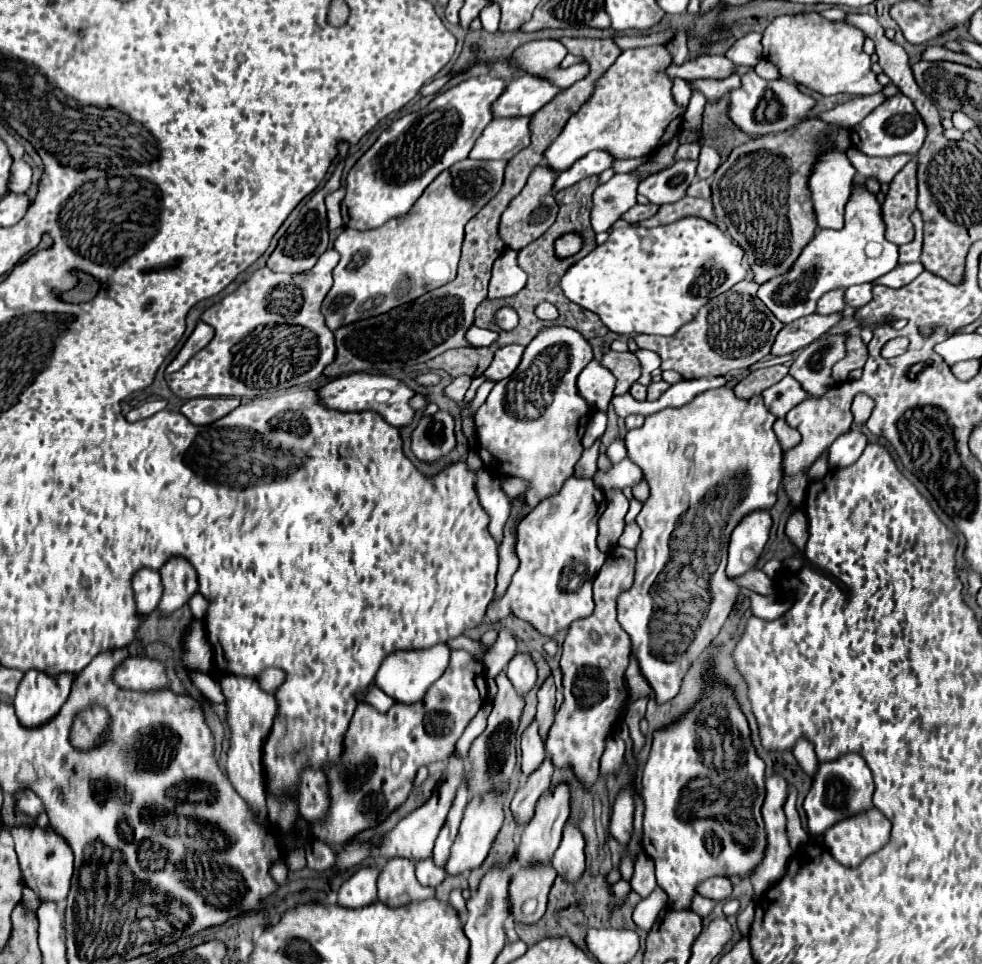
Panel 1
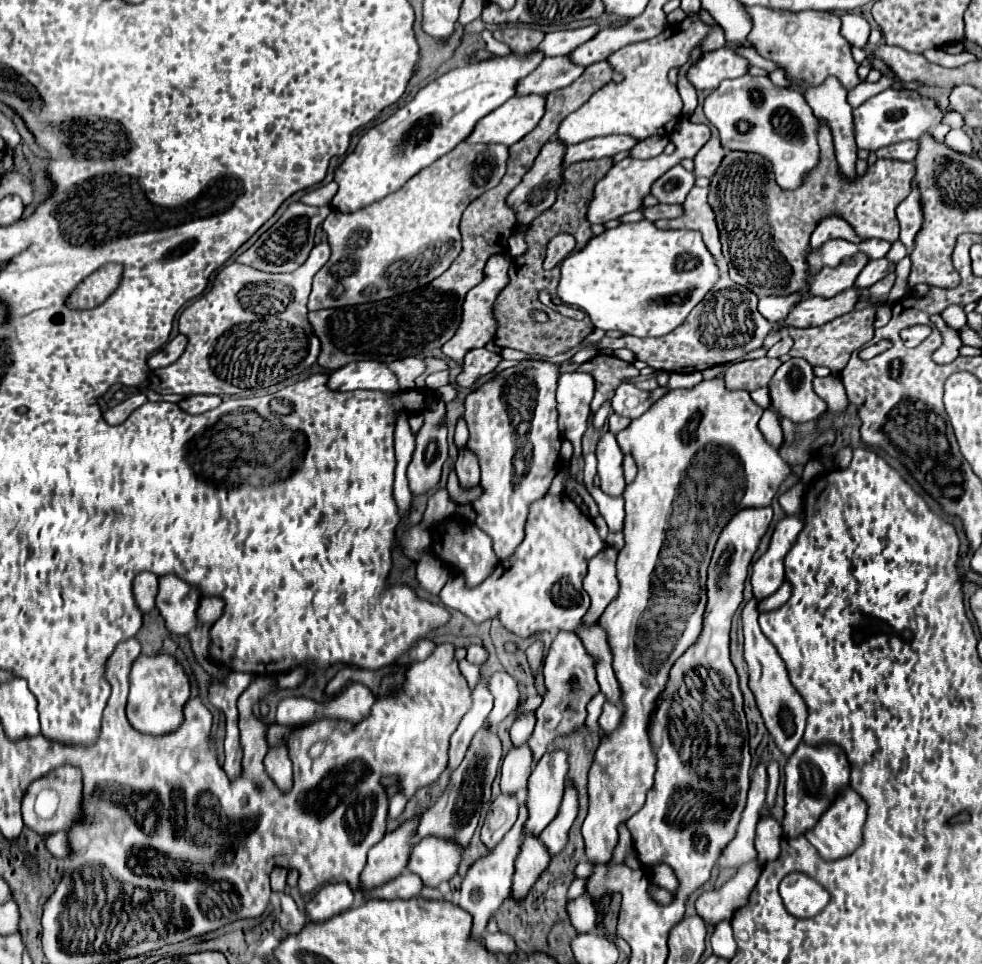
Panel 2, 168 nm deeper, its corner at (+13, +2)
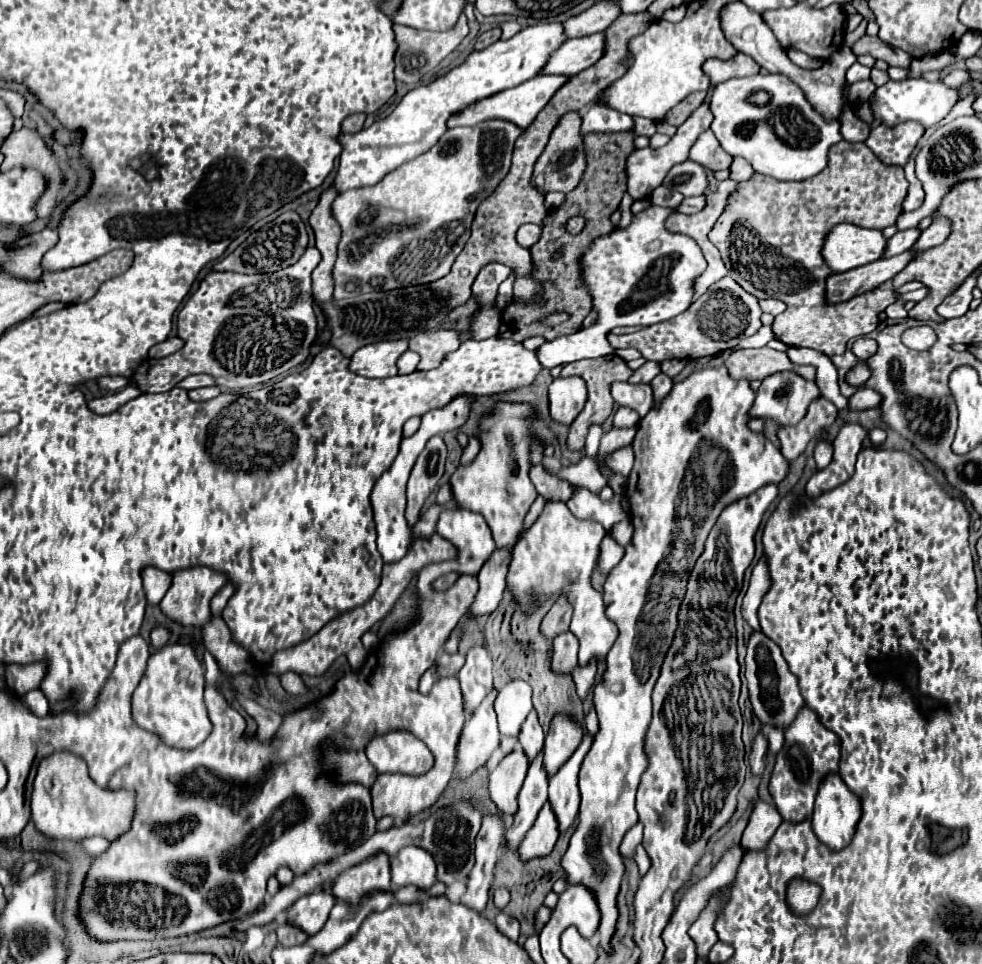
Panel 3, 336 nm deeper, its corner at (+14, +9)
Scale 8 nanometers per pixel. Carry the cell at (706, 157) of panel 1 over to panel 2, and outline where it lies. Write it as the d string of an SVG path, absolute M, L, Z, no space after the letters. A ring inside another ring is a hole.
M711 137L695 155L695 175L713 177L715 169L721 165L723 157L725 157L725 149L721 147L717 137Z

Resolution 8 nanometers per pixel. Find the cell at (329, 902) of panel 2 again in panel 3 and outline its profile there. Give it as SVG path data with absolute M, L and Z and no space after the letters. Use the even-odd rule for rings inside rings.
M310 892L298 898L288 910L288 922L302 928L306 934L316 934L328 920L332 906L336 904L336 896L332 892Z

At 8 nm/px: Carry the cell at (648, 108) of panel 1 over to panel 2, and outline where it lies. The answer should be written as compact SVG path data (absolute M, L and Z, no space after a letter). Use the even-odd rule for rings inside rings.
M689 15L685 21L677 25L667 25L663 33L659 33L653 39L631 43L619 51L615 51L609 57L611 67L625 75L621 83L607 83L601 87L591 99L581 105L577 111L573 111L557 131L557 139L561 139L565 145L575 145L591 137L601 135L615 135L615 133L627 133L639 141L651 137L651 135L665 135L669 137L681 119L683 101L677 91L677 85L669 81L669 71L683 67L691 51L695 47L701 49L701 55L721 49L725 45L725 35L719 25L707 25L701 21L699 15Z

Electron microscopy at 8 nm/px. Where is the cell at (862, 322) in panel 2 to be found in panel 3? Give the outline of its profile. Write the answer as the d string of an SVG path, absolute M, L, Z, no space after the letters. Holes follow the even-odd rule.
M840 142L830 146L828 150L826 170L822 170L822 174L810 180L778 182L776 178L754 172L748 180L738 182L736 192L730 194L722 216L710 232L710 242L720 250L730 278L734 278L746 292L756 294L758 298L778 298L786 304L786 310L776 316L772 326L774 336L778 340L782 340L789 347L814 348L826 356L844 354L848 340L866 336L868 332L876 330L880 322L878 314L886 310L886 306L894 304L898 296L892 288L874 288L848 302L828 306L824 302L824 282L830 276L830 268L826 266L820 254L824 234L828 234L828 230L840 222L850 222L874 230L894 226L898 214L902 212L906 190L908 180L904 176L902 166L888 166L884 162L878 162L874 152L866 144Z

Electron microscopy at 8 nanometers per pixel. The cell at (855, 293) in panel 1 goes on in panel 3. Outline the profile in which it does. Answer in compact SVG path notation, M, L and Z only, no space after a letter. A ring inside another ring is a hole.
M910 228L910 230L904 230L904 232L896 232L896 234L888 240L882 258L890 258L890 256L894 256L894 254L906 252L906 250L916 242L918 234L920 234L918 228Z

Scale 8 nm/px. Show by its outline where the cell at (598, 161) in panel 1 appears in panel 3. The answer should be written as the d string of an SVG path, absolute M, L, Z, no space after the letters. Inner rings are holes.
M594 104L582 116L582 136L586 134L610 134L610 132L628 132L634 130L634 120L626 114L606 108L604 104Z

